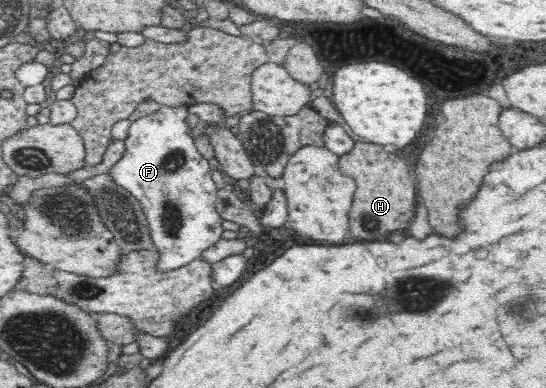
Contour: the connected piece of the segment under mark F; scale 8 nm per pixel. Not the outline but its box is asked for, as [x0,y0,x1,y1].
[112,104,222,271]

